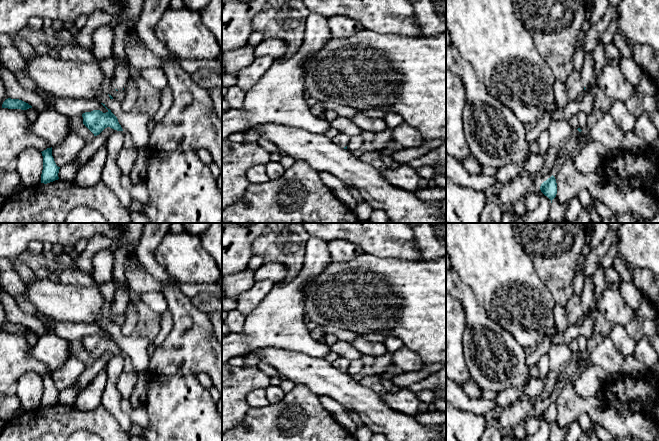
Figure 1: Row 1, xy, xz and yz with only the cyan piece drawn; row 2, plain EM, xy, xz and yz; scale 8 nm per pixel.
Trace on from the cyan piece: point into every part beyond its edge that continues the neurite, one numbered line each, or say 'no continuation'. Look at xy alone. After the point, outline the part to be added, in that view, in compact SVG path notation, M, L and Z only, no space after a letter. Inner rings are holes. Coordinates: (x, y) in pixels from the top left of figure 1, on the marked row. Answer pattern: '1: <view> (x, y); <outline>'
1: xy (121, 75); M115 62L114 75L112 80L112 87L120 92L123 92L123 88L126 82L130 78L129 64L123 62Z

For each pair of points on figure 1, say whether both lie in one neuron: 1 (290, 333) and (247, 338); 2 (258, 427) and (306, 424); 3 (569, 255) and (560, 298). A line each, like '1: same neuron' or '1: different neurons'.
1: same neuron
2: same neuron
3: same neuron

